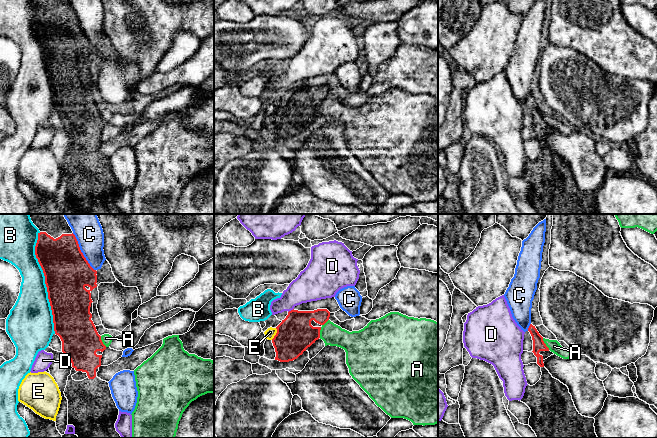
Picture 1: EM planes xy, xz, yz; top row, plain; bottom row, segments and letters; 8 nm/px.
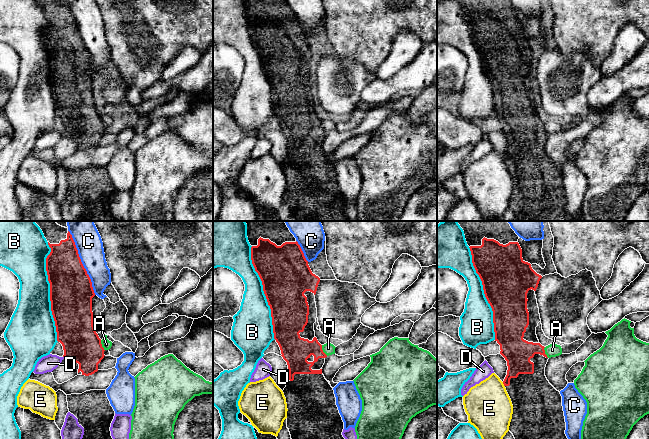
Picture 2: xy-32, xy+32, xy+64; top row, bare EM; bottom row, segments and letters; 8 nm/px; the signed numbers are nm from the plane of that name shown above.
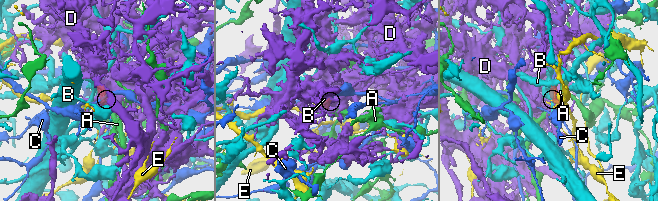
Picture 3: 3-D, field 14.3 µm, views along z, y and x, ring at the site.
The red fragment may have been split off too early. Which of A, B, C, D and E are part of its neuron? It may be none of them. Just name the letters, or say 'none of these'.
none of these

